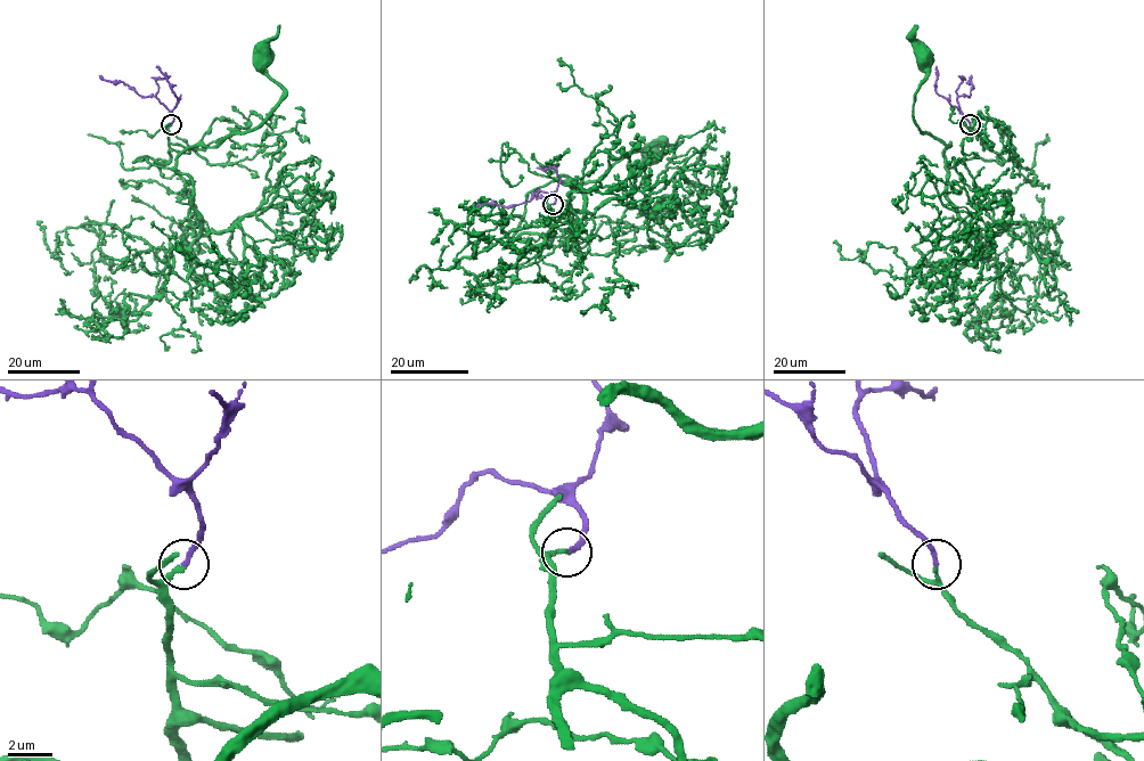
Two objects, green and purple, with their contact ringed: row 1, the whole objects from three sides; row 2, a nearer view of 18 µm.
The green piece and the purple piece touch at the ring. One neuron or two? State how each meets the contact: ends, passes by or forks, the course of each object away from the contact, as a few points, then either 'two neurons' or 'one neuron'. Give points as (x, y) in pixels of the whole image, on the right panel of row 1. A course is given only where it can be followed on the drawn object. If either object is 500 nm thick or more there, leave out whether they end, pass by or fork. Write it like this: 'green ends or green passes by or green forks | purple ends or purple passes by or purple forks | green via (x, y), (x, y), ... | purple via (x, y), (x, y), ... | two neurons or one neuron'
green ends | purple ends | green via (970, 124), (1002, 163), (978, 158), (949, 168), (949, 145), (920, 129), (913, 104), (926, 57) | purple via (970, 124), (957, 98), (970, 95), (972, 76) | one neuron

